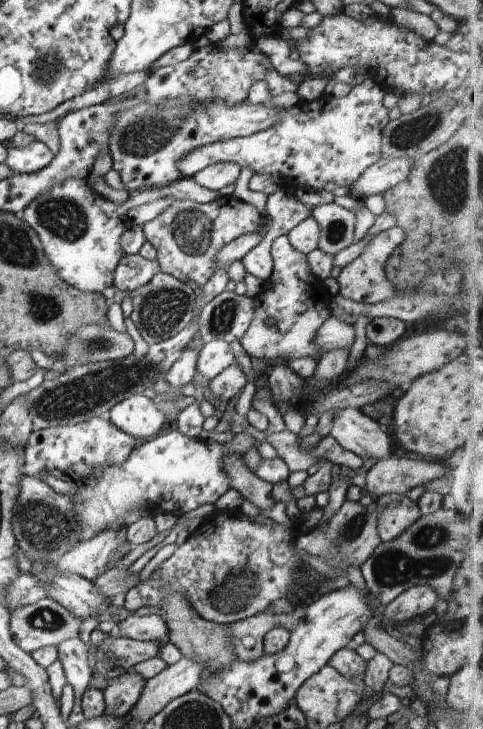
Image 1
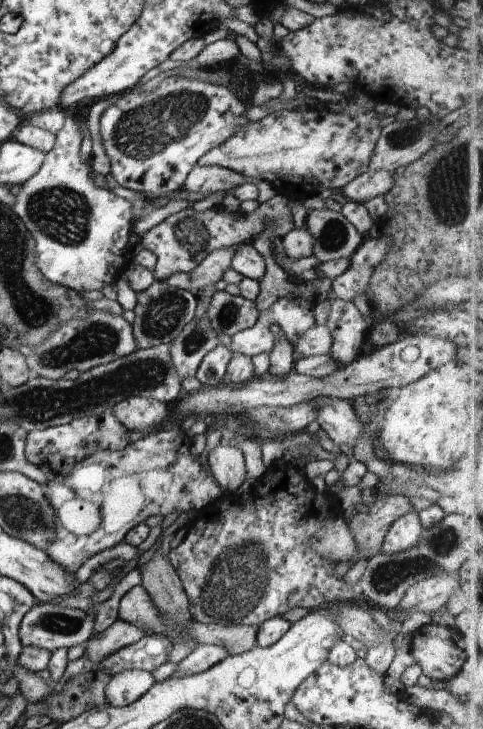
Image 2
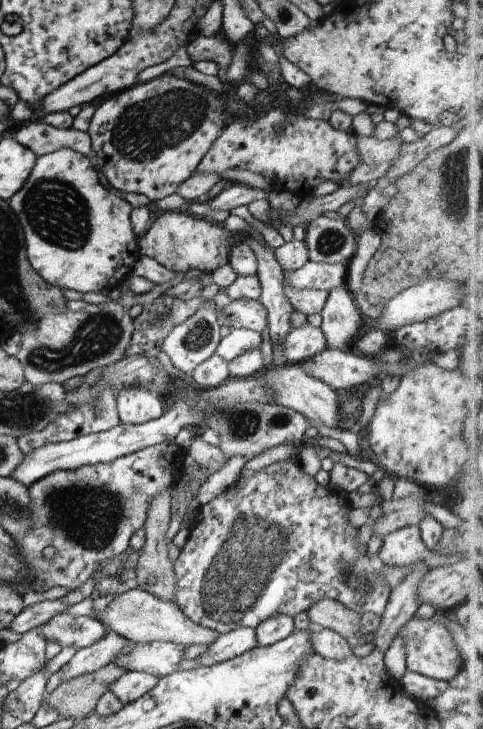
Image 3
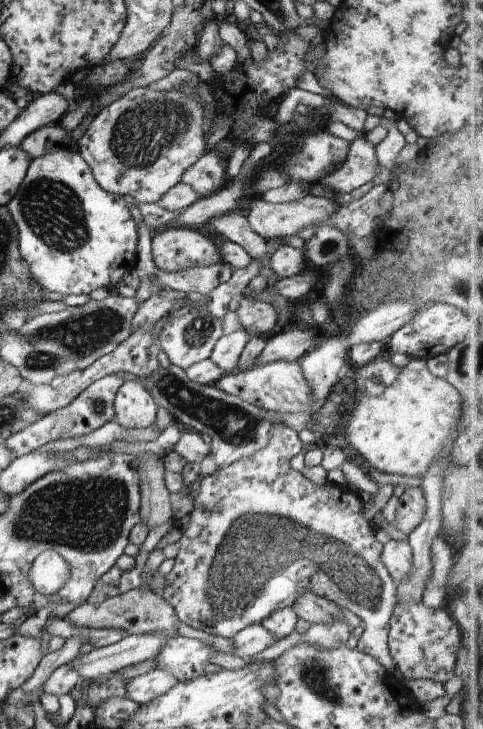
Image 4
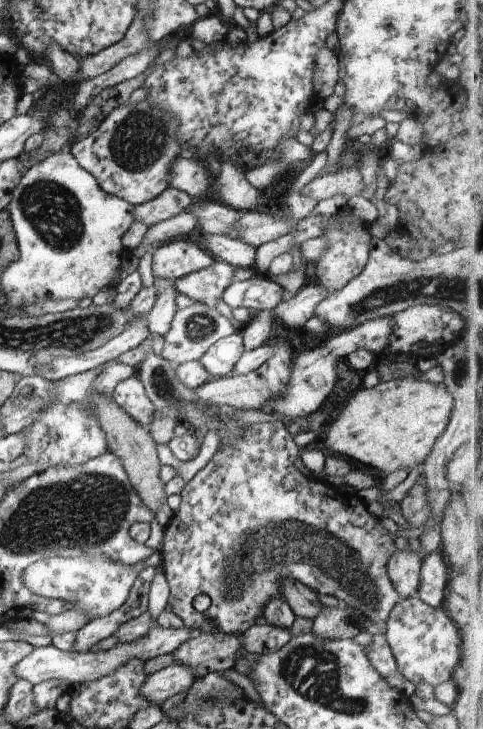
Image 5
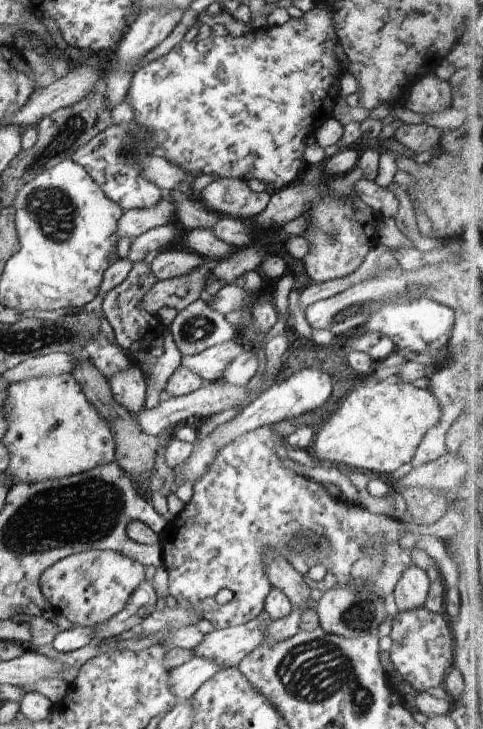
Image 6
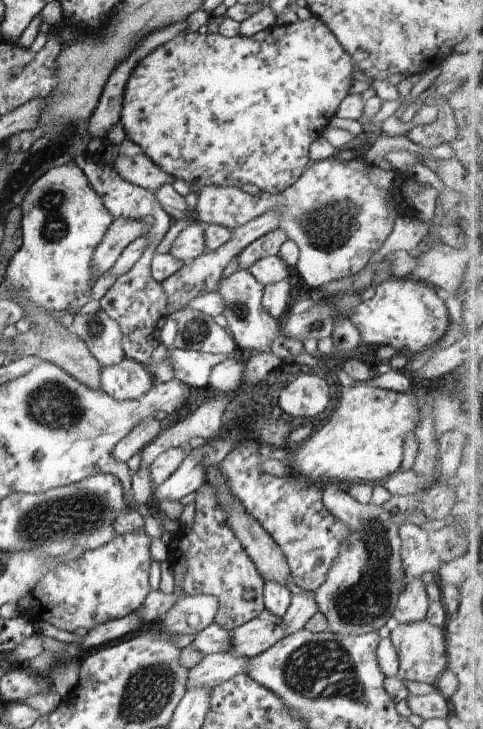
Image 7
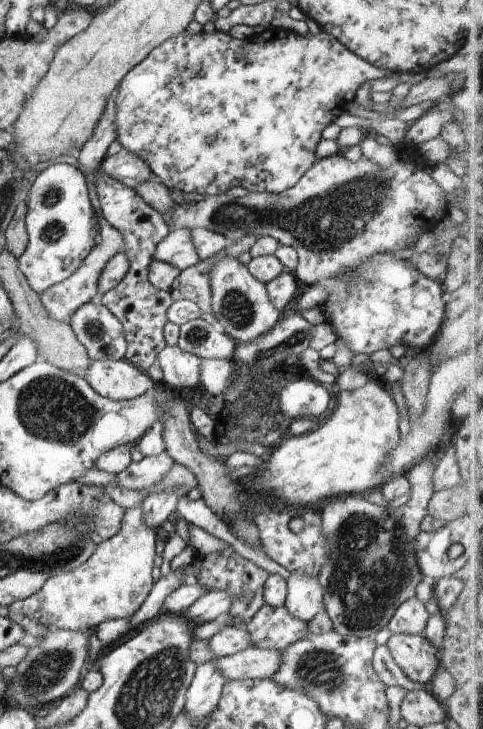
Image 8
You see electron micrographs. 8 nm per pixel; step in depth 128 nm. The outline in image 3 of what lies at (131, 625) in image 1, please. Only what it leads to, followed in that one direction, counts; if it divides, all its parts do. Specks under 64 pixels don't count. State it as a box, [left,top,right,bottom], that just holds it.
[59,630,131,681]

